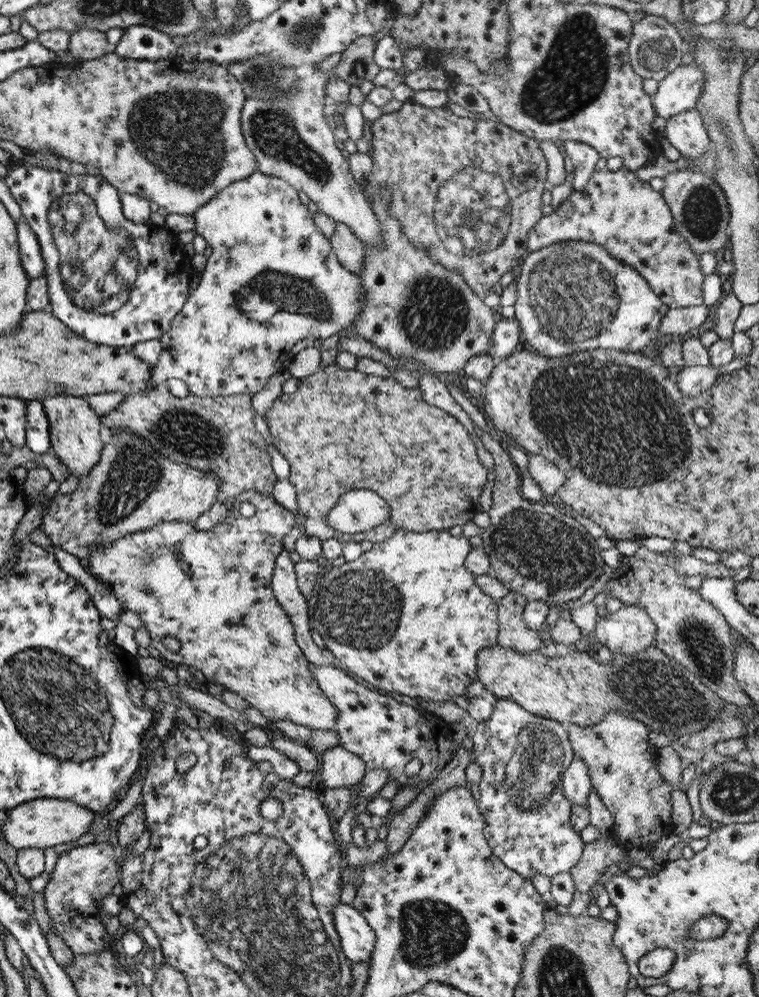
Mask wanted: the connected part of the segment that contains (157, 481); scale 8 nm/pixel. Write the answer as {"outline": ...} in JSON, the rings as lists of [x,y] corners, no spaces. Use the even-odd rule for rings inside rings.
{"outline":[[[111,432],[109,444],[73,492],[57,494],[46,508],[41,529],[54,546],[78,558],[88,570],[92,546],[112,546],[125,535],[143,532],[163,521],[193,523],[216,501],[220,480],[206,472],[161,456],[134,432]]]}

